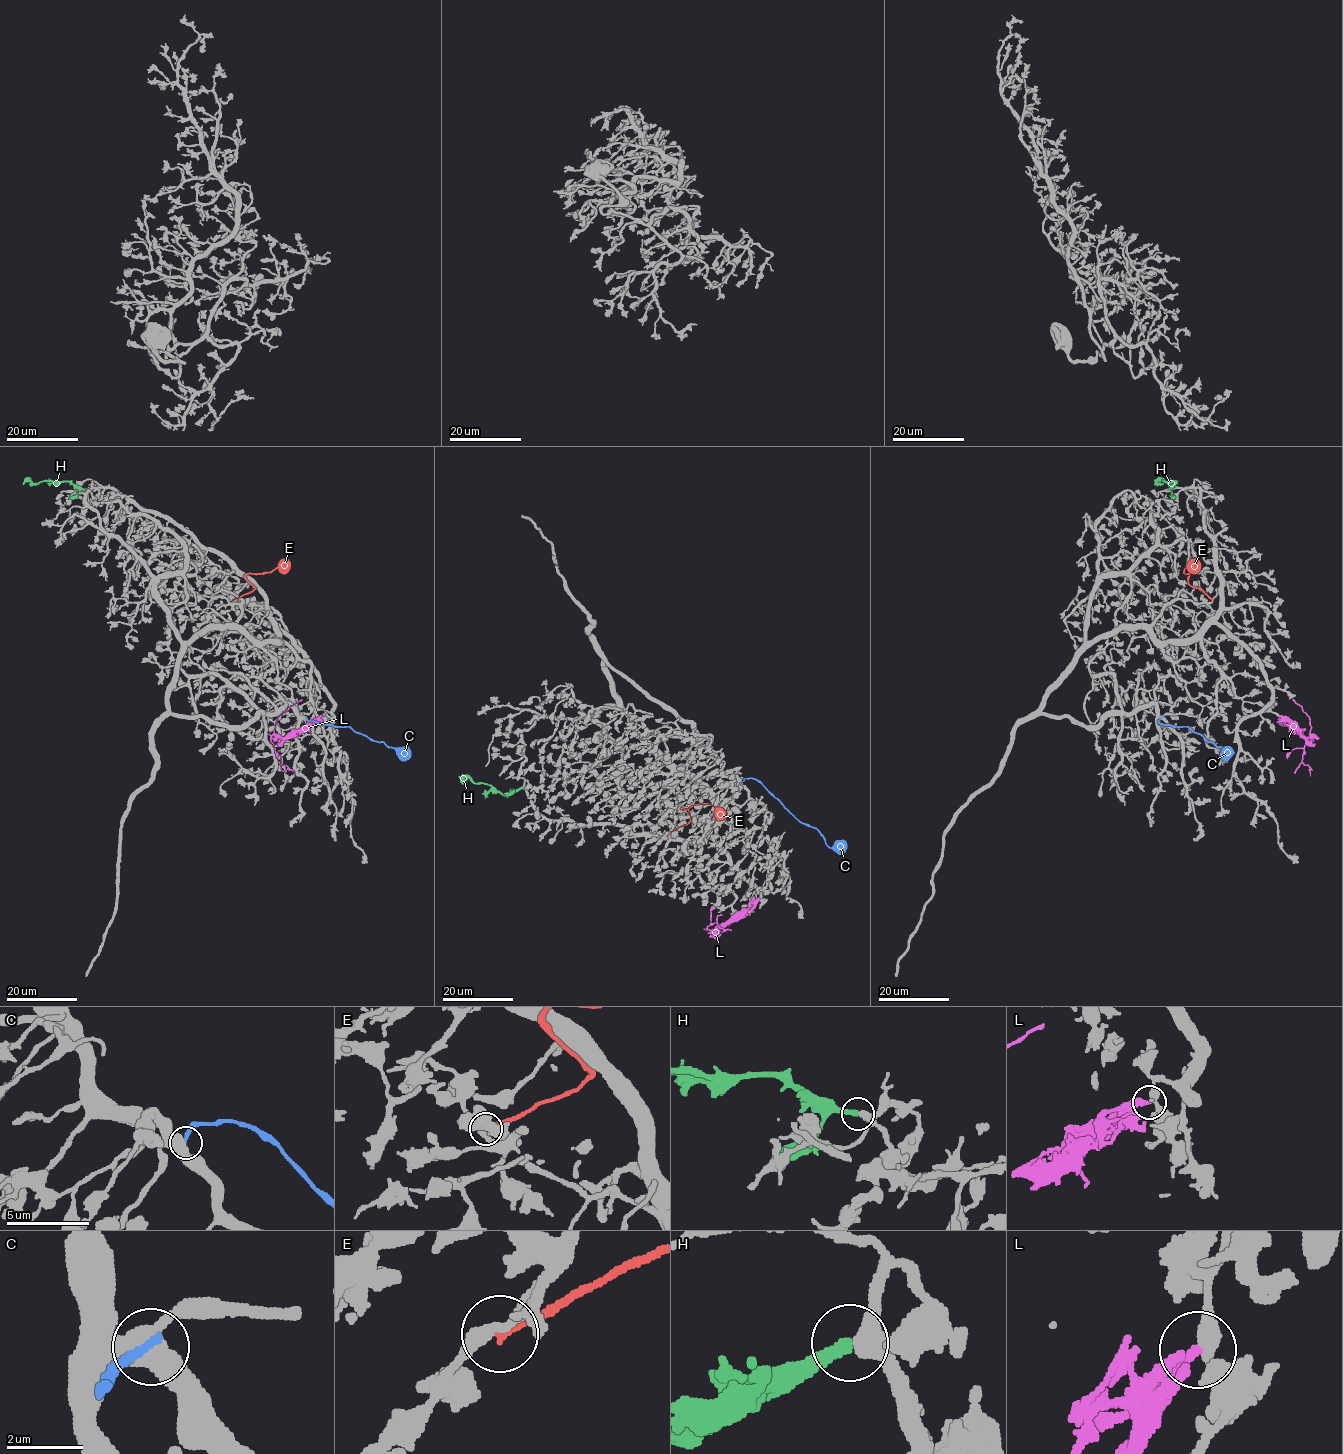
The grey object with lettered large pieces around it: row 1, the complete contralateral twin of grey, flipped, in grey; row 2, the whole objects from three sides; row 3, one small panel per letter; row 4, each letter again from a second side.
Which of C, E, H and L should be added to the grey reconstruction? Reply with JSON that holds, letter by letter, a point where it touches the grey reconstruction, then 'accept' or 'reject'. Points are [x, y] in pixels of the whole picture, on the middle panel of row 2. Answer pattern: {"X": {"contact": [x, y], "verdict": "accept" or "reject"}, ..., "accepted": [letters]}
{"C": {"contact": [742, 782], "verdict": "reject"}, "E": {"contact": [669, 832], "verdict": "reject"}, "H": {"contact": [522, 787], "verdict": "accept"}, "L": {"contact": [760, 898], "verdict": "reject"}, "accepted": ["H"]}

